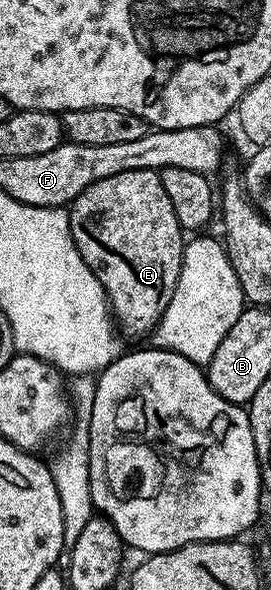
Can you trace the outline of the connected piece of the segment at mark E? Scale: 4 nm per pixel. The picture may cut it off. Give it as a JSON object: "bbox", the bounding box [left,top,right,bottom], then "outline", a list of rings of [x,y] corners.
{"bbox":[68,170,185,339],"outline":[[[132,170],[119,172],[119,176],[107,176],[107,180],[88,186],[68,207],[68,212],[75,248],[105,289],[116,329],[126,339],[152,335],[163,312],[167,312],[167,304],[171,304],[181,271],[181,257],[185,255],[183,231],[171,208],[171,200],[167,200],[167,192],[163,192],[160,173]]]}

